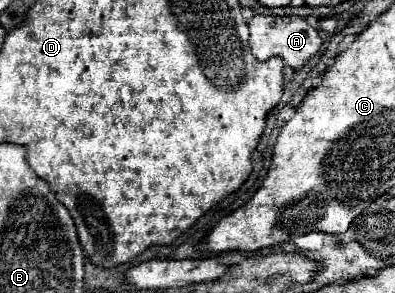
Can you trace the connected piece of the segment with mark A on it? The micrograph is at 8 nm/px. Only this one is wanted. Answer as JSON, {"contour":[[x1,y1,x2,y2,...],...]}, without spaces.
{"contour":[[253,16,249,22,249,42,251,42,251,52,257,60,265,62,273,56,279,56,285,60,287,66,291,66,293,70,299,70,301,66,305,66,315,54,319,54,323,40,319,36,319,32,305,20,299,16]]}

